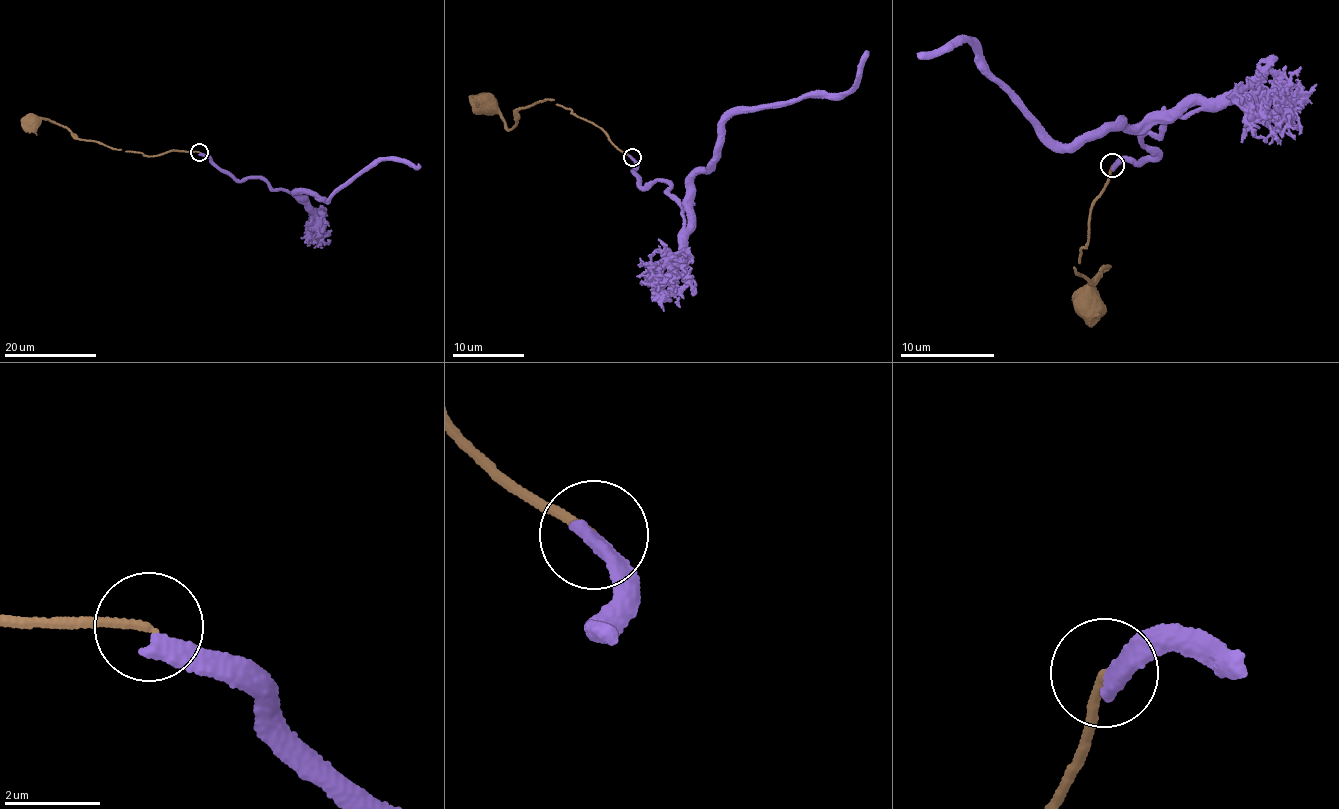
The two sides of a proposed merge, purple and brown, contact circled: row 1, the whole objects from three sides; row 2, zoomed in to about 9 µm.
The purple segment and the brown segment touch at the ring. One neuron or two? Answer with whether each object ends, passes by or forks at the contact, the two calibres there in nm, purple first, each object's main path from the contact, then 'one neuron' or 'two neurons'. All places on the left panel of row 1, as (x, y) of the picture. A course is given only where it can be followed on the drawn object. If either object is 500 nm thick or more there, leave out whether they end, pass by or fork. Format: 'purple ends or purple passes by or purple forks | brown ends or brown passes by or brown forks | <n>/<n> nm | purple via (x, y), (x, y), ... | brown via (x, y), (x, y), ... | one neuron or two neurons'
purple ends | brown ends | 360/160 nm | purple via (199, 153), (235, 178), (259, 177), (297, 198), (296, 191), (308, 190), (328, 200), (389, 158), (419, 166) | brown via (199, 152), (172, 149), (152, 156), (116, 150), (80, 139), (66, 128), (43, 118), (30, 122) | two neurons

